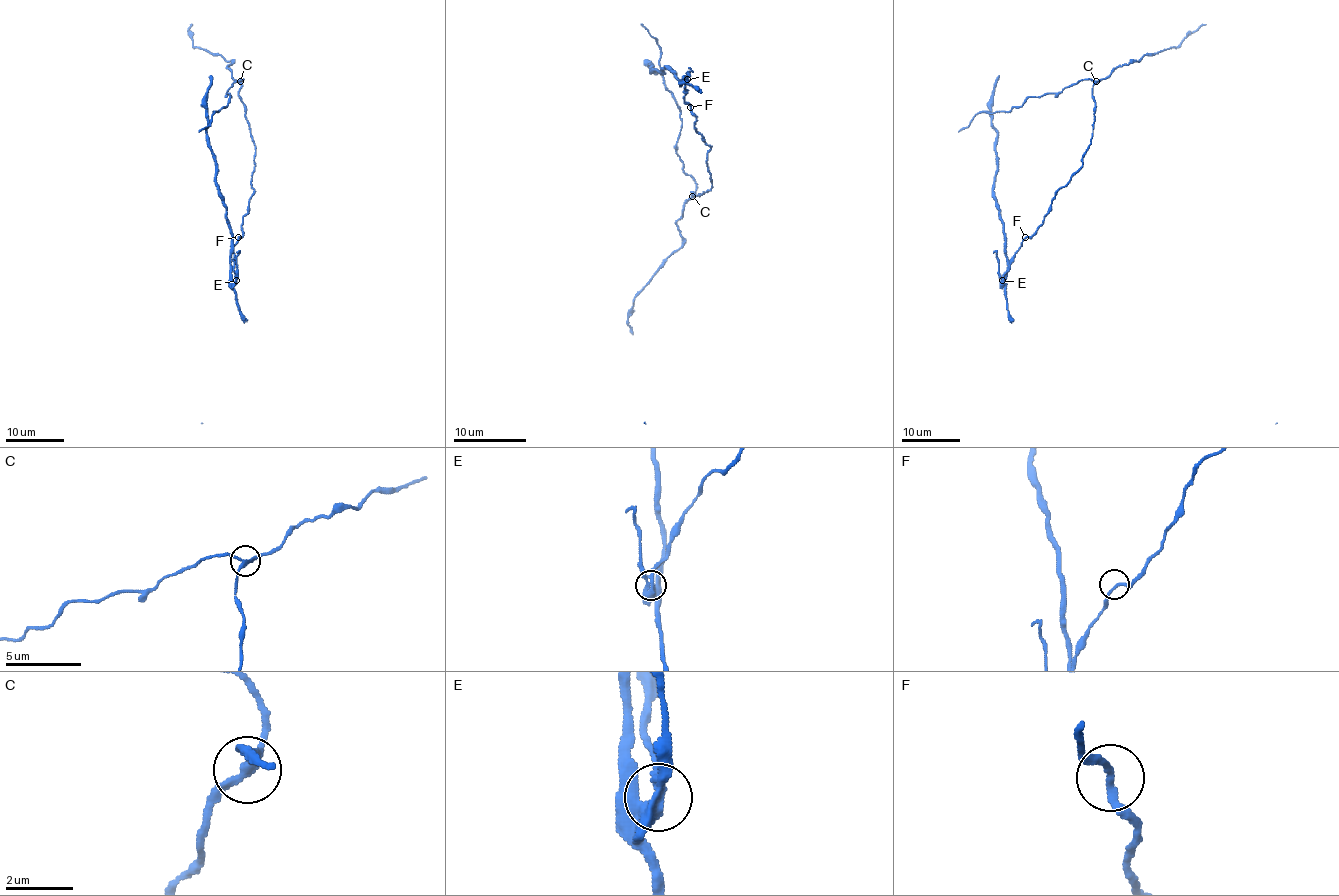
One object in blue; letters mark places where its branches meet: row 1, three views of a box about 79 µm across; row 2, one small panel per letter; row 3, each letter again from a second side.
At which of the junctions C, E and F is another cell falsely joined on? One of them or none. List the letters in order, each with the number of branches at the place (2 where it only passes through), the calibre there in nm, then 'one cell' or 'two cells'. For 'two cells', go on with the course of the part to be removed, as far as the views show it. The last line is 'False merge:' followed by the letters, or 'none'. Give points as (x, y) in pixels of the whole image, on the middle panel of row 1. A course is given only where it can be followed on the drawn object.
C: 3 branches meet; 240 nm thick; one cell
E: 3 branches meet; 360 nm thick; two cells; foreign part runs (687, 80), (681, 85), (667, 67), (661, 72), (650, 72), (650, 65), (656, 70), (654, 74)
F: 2 branches meet; 200 nm thick; one cell
False merge: E

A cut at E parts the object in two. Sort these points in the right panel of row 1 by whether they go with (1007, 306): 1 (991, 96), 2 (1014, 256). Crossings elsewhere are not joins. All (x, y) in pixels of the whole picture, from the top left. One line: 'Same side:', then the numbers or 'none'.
Same side: 1

